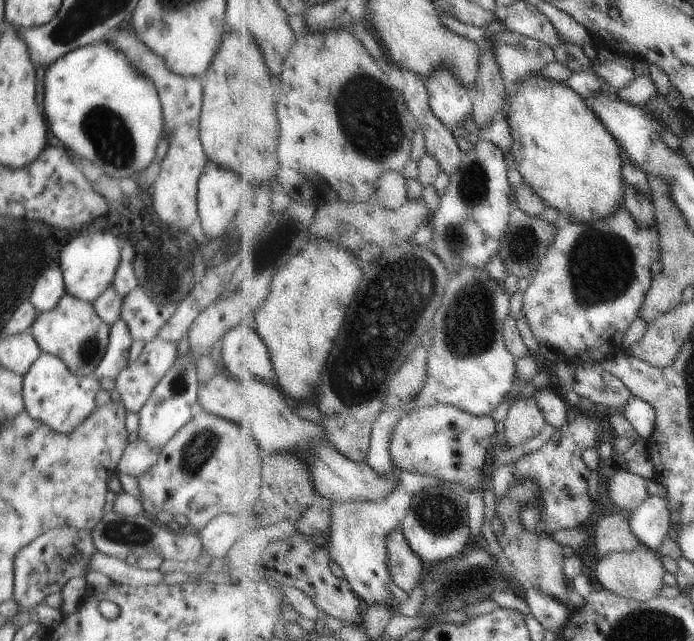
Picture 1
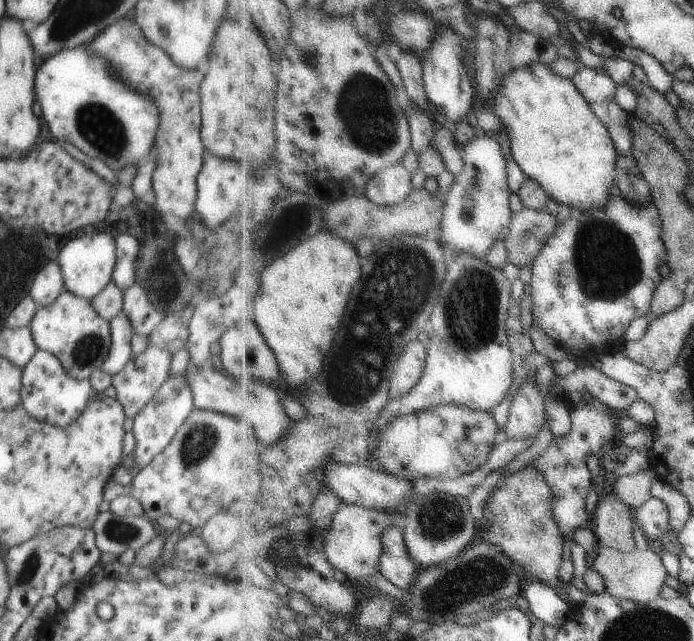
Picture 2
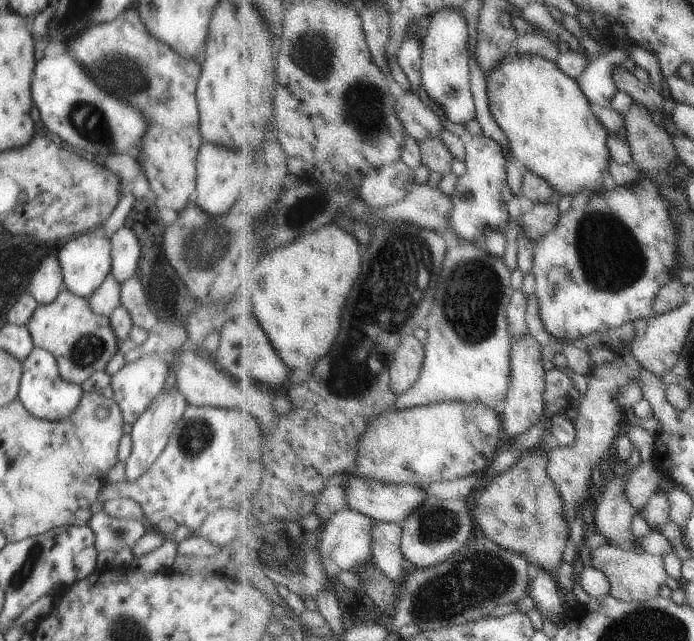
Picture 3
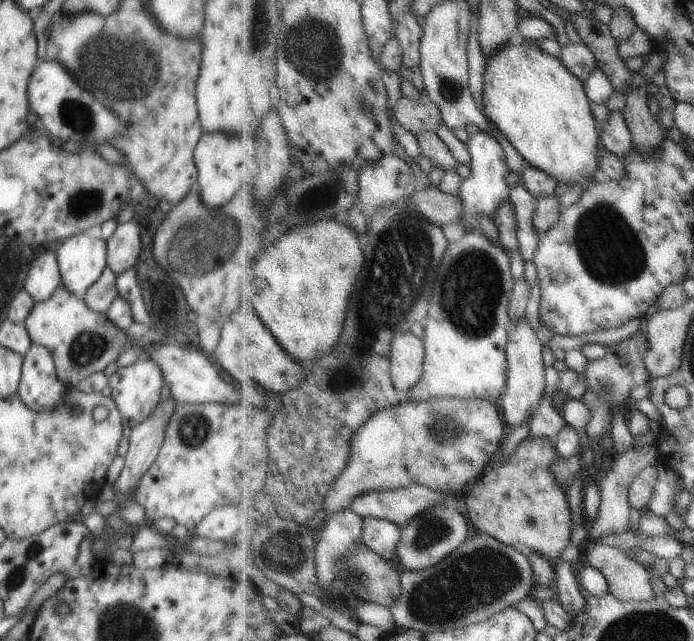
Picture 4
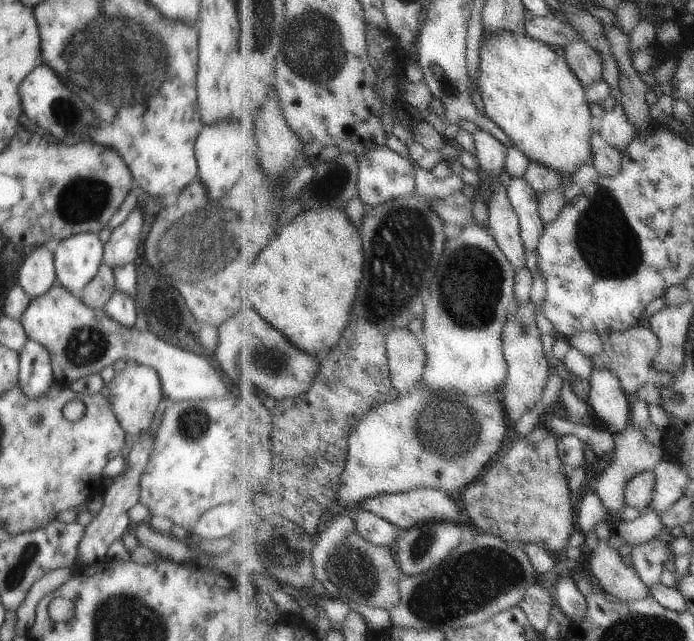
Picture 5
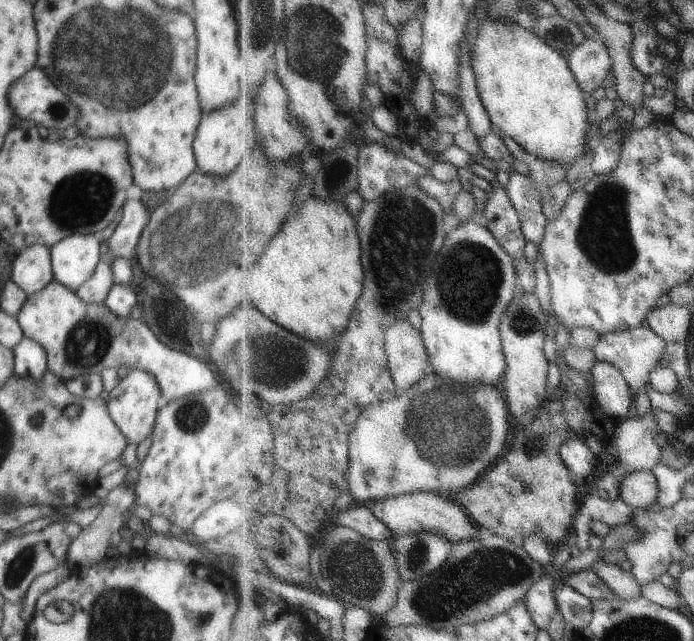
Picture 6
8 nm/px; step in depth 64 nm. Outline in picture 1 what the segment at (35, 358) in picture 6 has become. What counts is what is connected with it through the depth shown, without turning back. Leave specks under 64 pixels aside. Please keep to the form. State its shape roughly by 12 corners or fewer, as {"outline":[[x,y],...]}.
{"outline":[[41,353],[23,377],[25,412],[71,434],[97,410],[100,381]]}

